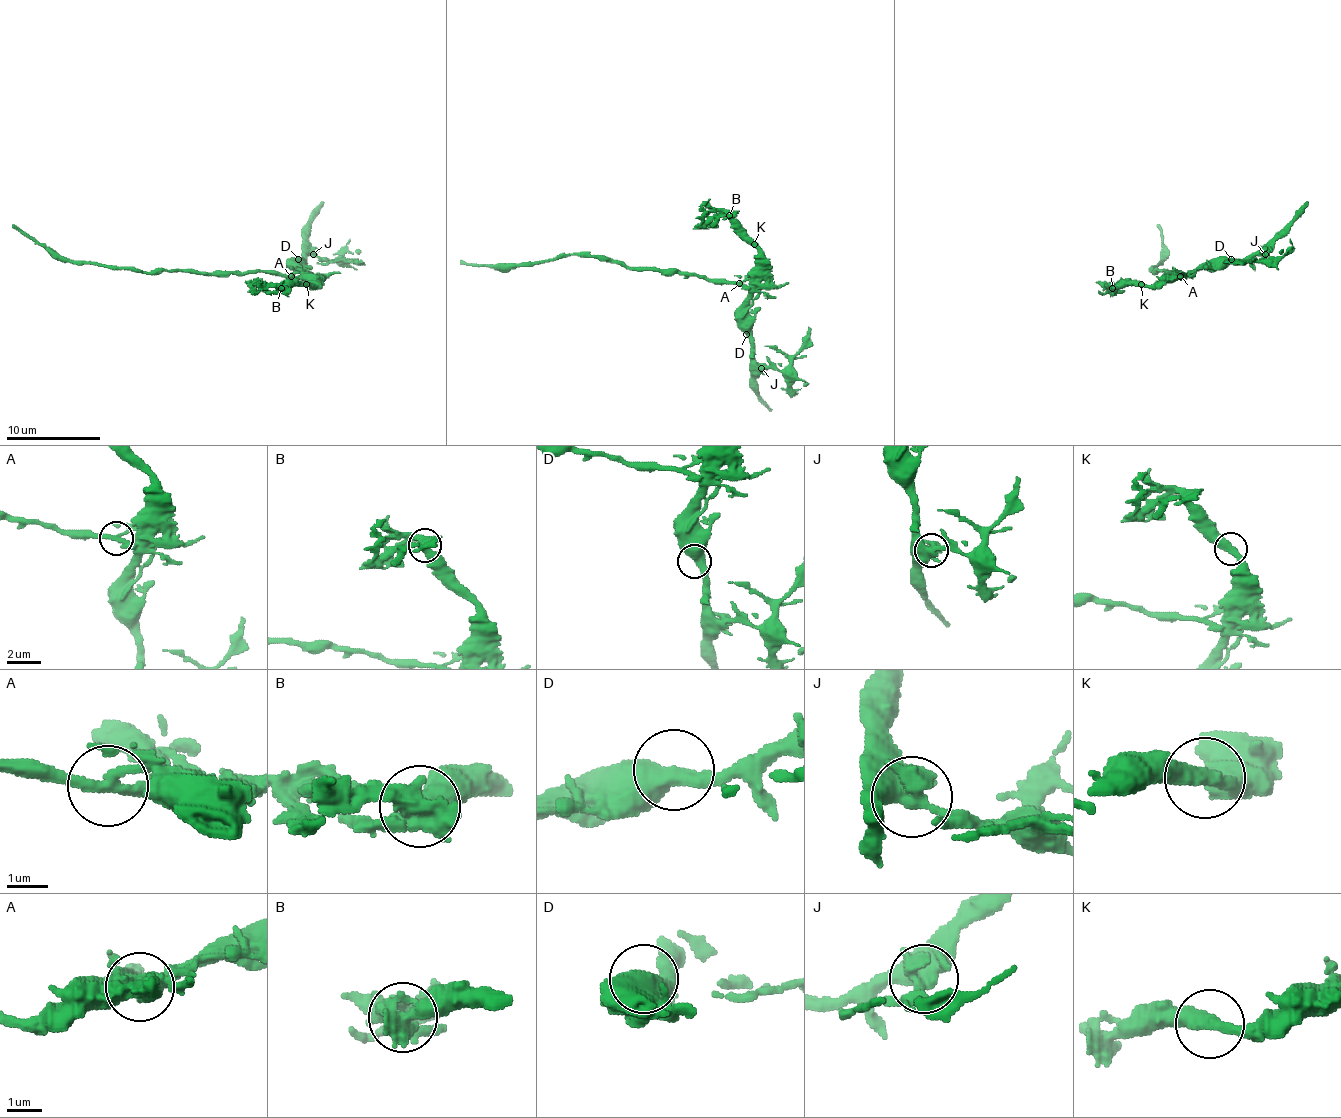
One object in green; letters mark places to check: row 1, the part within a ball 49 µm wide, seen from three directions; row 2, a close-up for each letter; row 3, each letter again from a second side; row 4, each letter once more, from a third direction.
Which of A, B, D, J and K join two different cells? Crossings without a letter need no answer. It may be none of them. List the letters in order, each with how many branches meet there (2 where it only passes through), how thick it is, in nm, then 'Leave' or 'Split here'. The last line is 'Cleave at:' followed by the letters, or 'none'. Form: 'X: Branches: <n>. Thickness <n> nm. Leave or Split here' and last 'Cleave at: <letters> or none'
A: Branches: 2. Thickness 280 nm. Split here
B: Branches: 3. Thickness 480 nm. Split here
D: Branches: 2. Thickness 500 nm. Leave
J: Branches: 3. Thickness 440 nm. Split here
K: Branches: 2. Thickness 420 nm. Leave
Cleave at: A, B, J

